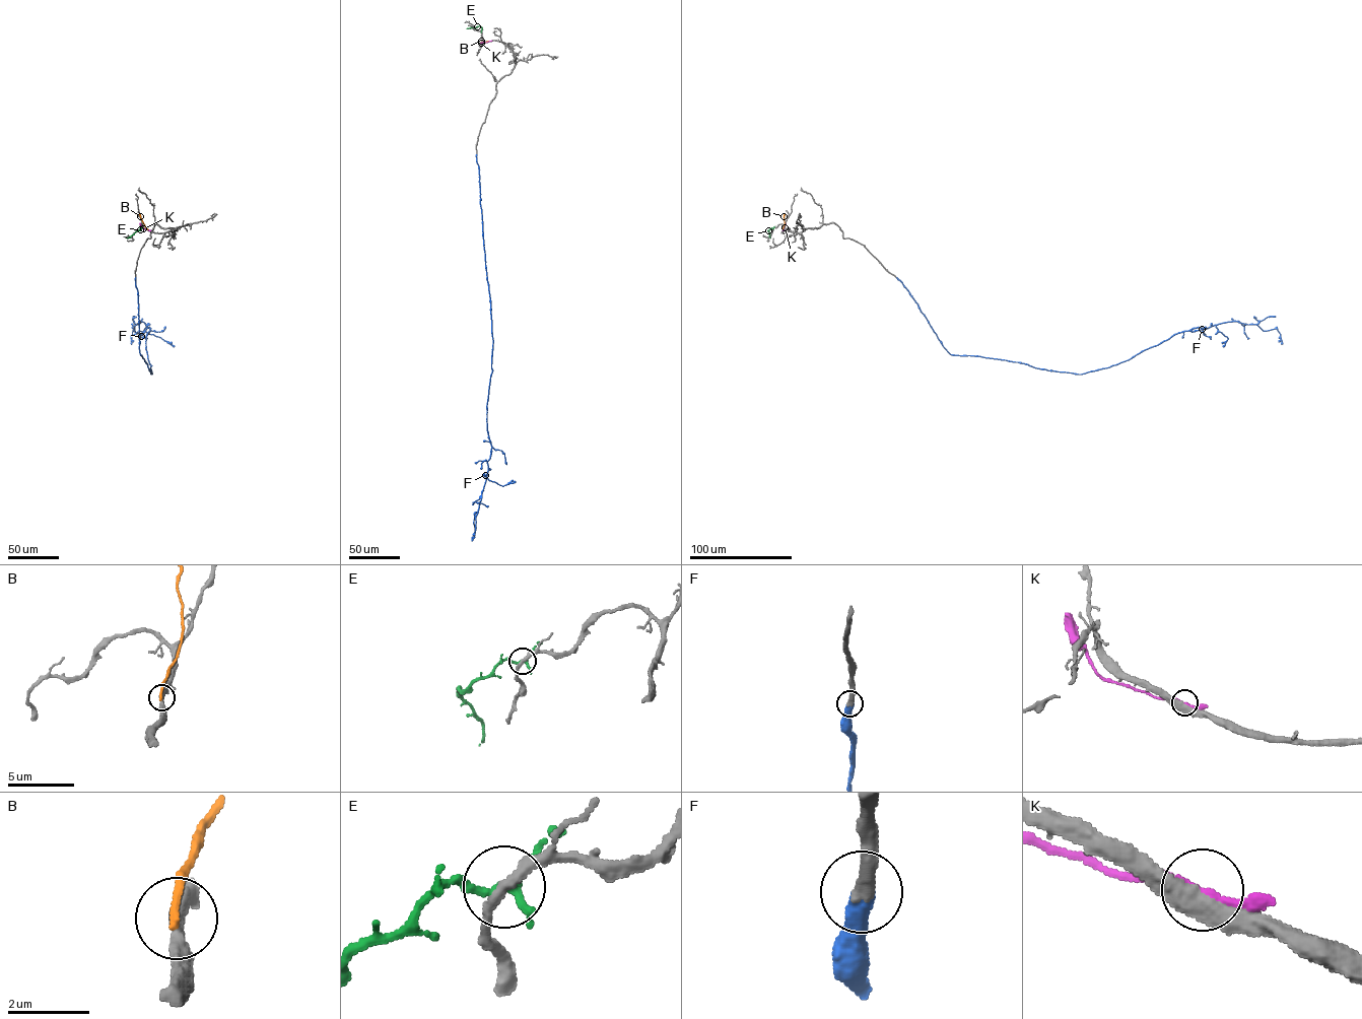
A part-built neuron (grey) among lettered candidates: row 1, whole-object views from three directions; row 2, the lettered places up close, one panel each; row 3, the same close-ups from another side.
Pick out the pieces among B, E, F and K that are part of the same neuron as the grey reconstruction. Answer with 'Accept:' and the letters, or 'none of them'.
Accept: F

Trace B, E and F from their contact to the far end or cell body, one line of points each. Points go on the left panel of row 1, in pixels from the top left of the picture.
B: (147, 228), (139, 214)
E: (140, 228), (125, 238)
F: (135, 277), (139, 350), (151, 374), (146, 349), (150, 329), (143, 322), (134, 326), (131, 344)

